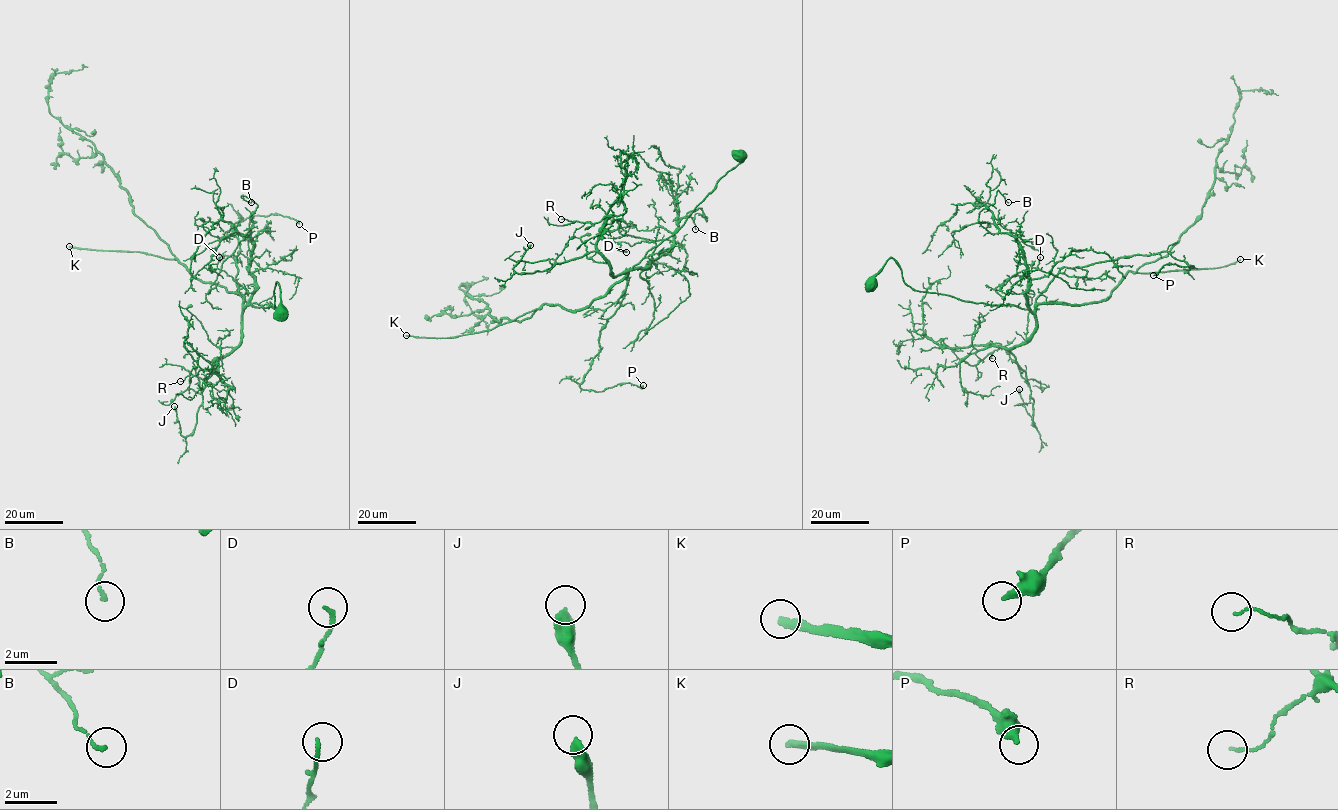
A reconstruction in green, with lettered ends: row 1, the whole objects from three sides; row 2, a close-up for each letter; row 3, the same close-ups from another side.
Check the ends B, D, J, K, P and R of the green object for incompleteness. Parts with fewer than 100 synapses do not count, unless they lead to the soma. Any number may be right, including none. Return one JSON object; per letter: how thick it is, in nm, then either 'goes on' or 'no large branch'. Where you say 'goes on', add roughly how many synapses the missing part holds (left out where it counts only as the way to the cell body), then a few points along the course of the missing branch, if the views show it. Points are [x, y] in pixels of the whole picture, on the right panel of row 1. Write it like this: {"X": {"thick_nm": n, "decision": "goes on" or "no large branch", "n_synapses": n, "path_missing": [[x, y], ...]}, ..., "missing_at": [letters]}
{"B": {"thick_nm": 140, "decision": "no large branch"}, "D": {"thick_nm": 160, "decision": "no large branch"}, "J": {"thick_nm": 440, "decision": "no large branch"}, "K": {"thick_nm": 260, "decision": "goes on", "n_synapses": 170}, "P": {"thick_nm": 320, "decision": "no large branch"}, "R": {"thick_nm": 80, "decision": "no large branch"}, "missing_at": ["K"]}

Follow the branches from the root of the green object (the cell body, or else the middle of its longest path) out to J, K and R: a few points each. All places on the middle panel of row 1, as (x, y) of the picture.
J: (740, 156), (684, 224), (612, 277), (609, 261), (594, 251), (548, 270), (515, 272), (530, 245)
K: (740, 156), (684, 224), (587, 307), (545, 303), (491, 329), (406, 335)
R: (740, 156), (684, 224), (612, 277), (597, 248), (608, 217), (593, 223), (561, 219)

